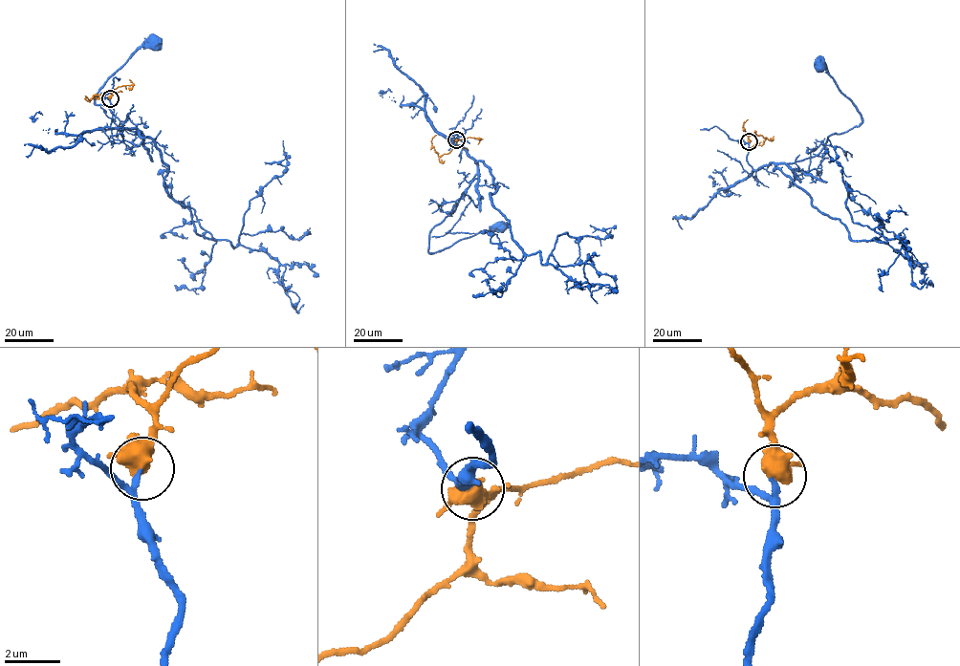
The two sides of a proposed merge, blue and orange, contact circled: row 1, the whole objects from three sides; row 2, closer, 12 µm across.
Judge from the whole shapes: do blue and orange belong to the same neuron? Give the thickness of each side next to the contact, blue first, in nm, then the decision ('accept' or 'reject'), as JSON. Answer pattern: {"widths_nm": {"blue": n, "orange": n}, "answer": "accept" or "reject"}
{"widths_nm": {"blue": 140, "orange": 420}, "answer": "accept"}

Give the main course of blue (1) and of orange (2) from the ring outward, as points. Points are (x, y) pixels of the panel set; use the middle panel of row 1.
1: (456, 139), (456, 134), (452, 139), (474, 161), (477, 173), (453, 212), (430, 231), (428, 251), (499, 226)
2: (456, 139), (456, 145), (439, 156), (431, 143), (436, 135)

